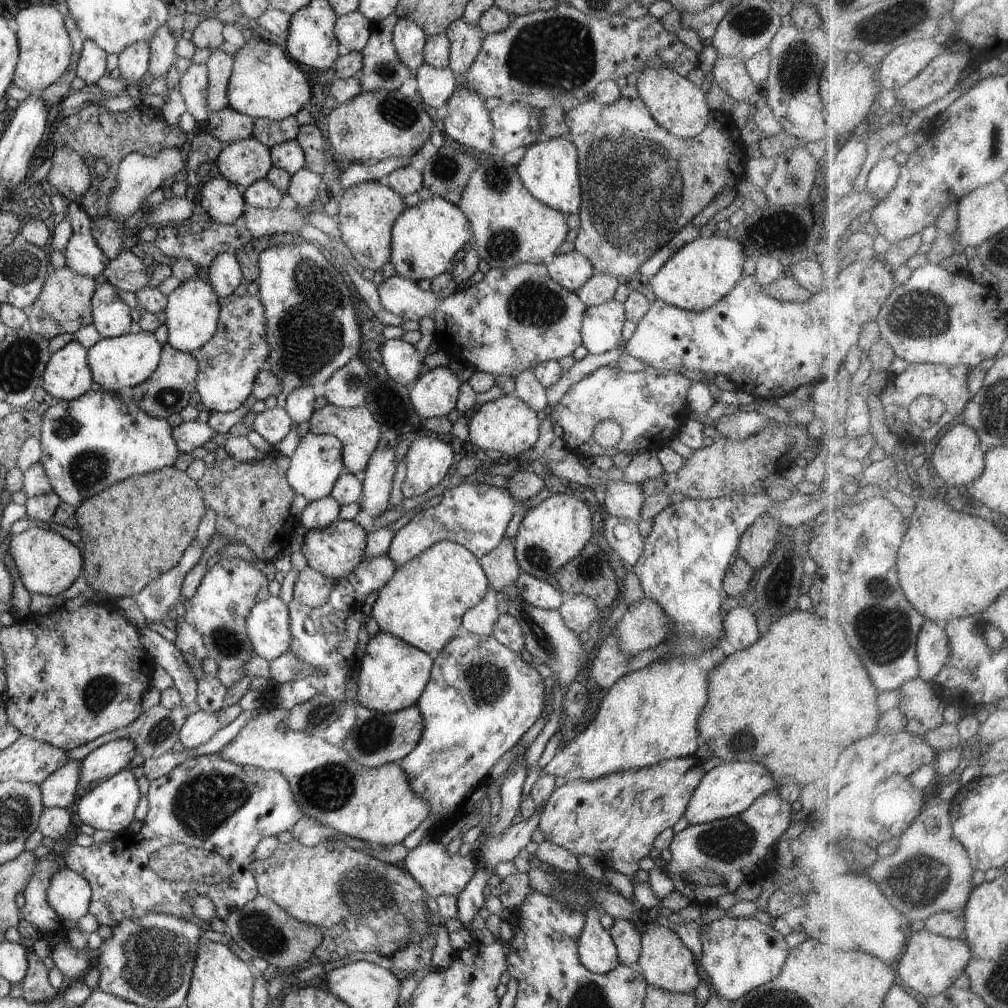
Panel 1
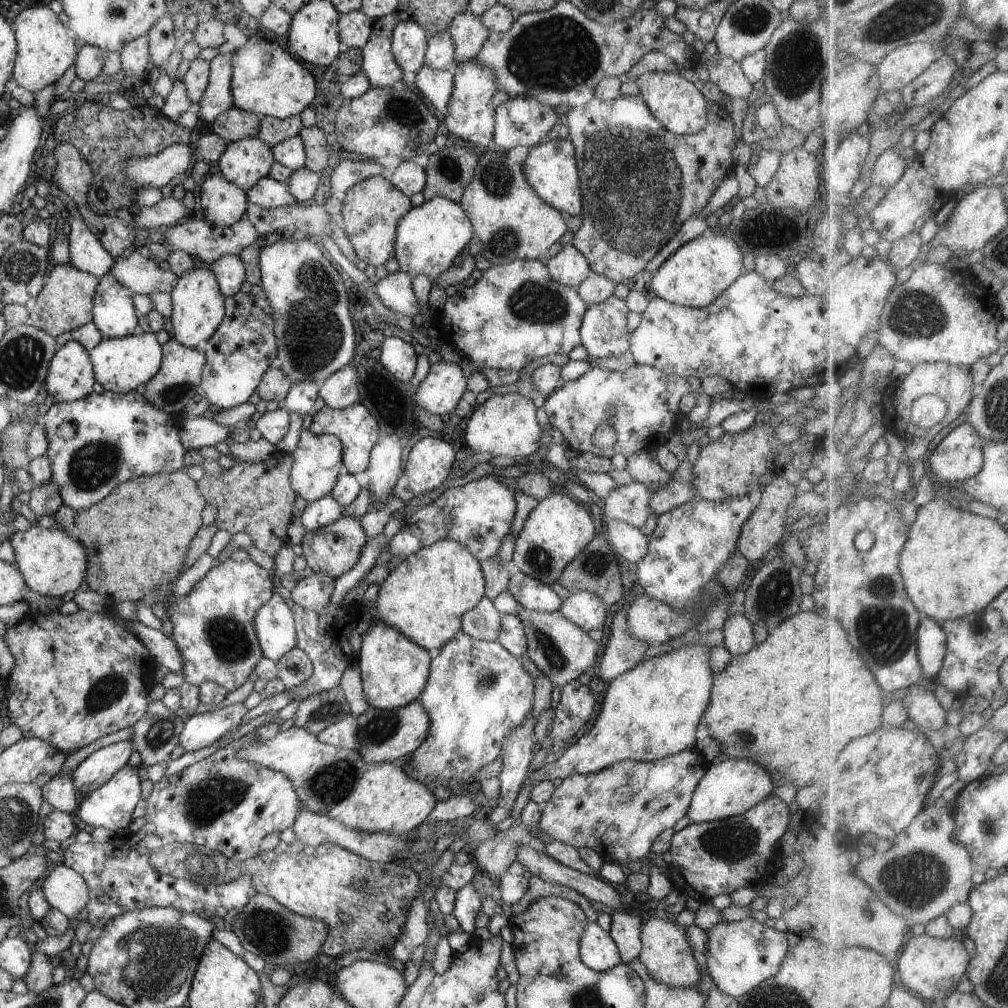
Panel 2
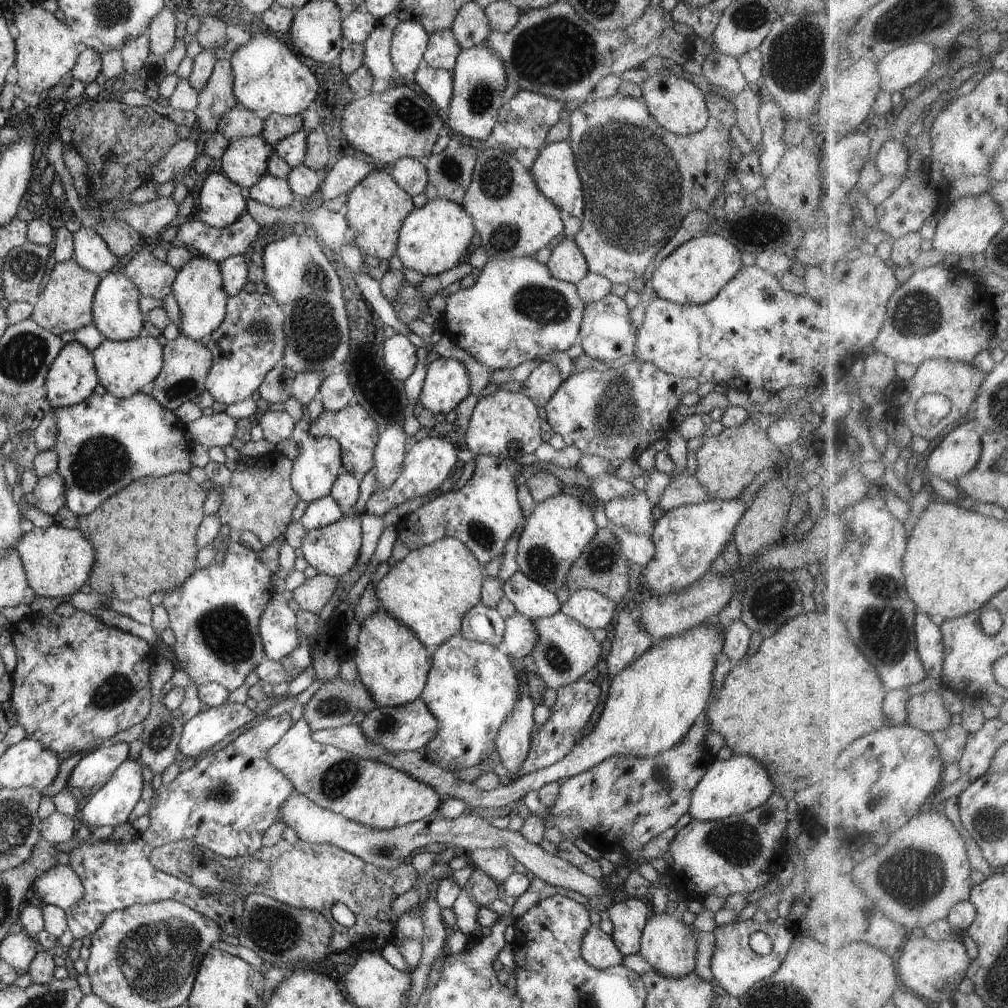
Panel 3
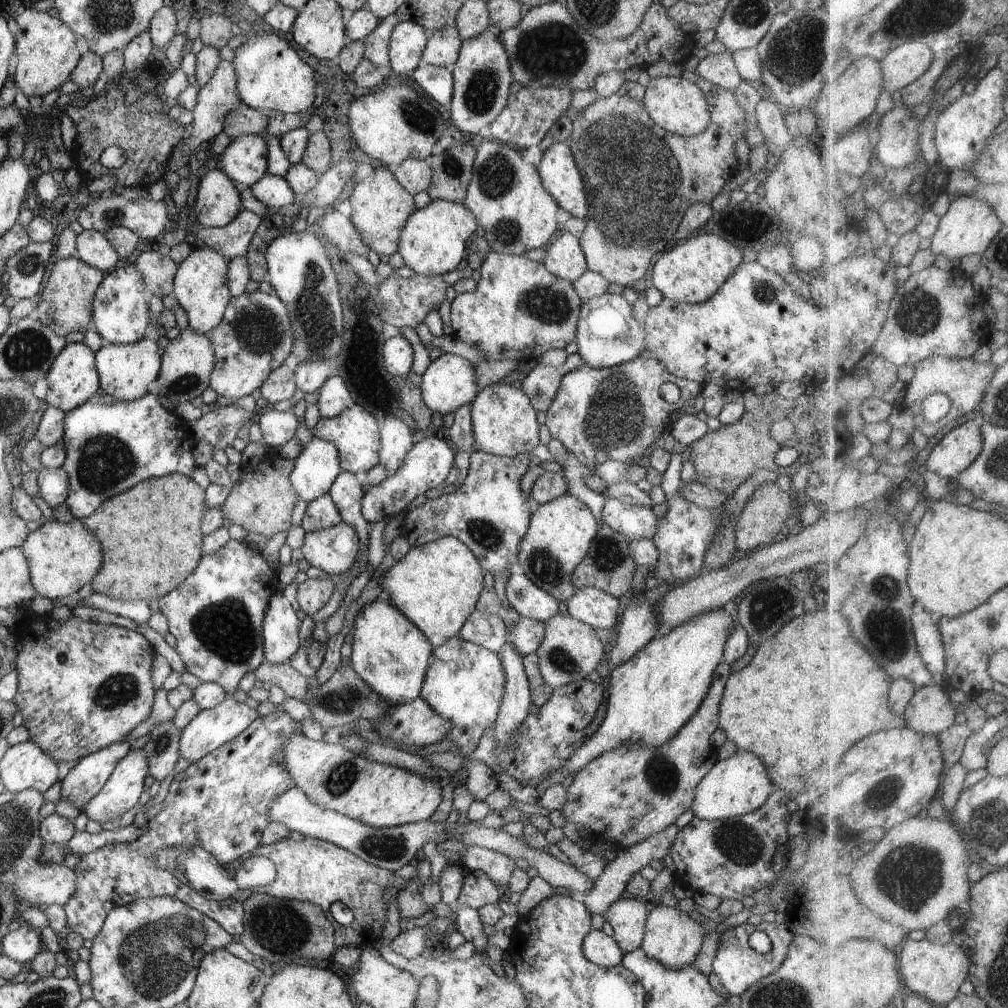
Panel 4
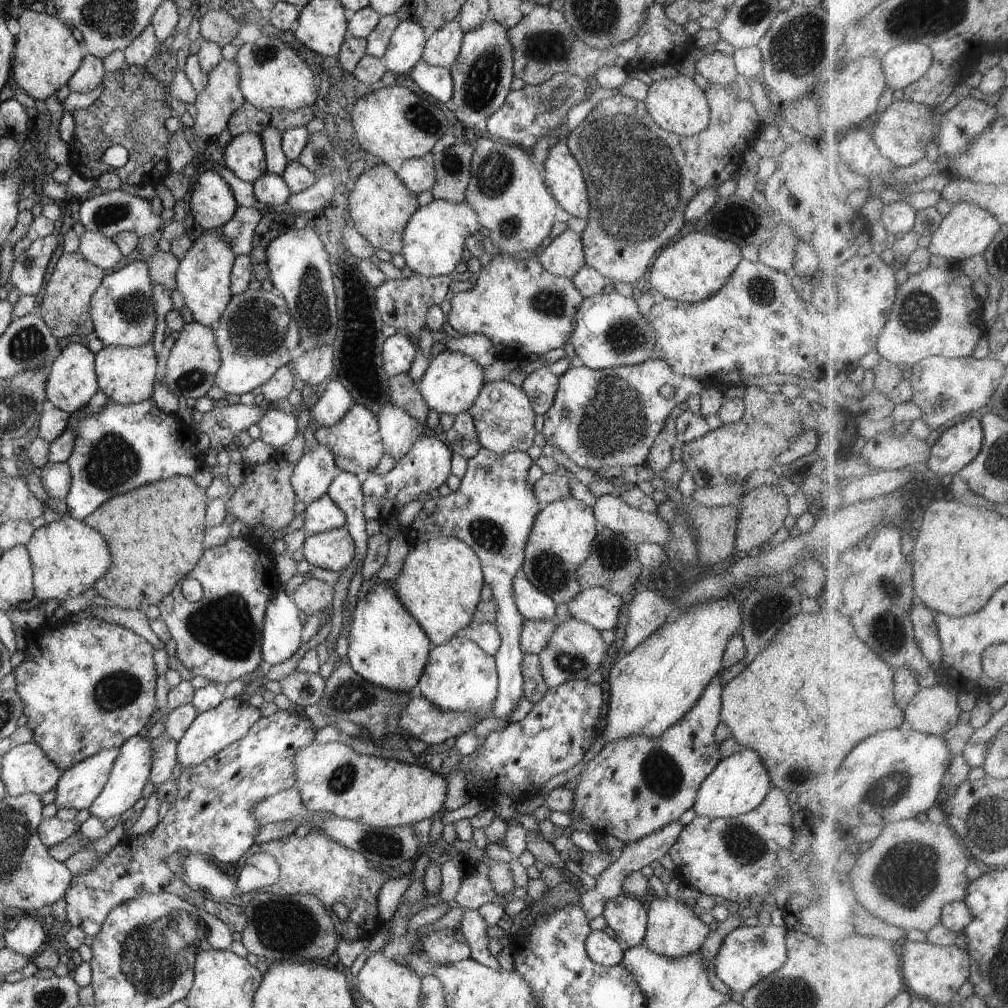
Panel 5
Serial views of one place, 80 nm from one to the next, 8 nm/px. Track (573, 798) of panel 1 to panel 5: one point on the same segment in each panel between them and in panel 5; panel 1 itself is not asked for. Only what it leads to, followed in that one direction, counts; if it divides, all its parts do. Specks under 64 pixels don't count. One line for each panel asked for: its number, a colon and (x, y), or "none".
2: (619, 812)
3: (618, 806)
4: (628, 794)
5: (635, 785)

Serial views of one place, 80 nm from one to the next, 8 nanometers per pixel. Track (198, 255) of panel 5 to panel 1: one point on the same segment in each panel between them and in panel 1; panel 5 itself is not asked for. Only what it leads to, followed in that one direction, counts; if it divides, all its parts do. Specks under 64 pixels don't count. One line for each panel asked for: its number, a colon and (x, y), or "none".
1: (192, 312)
2: (198, 309)
3: (202, 302)
4: (200, 287)

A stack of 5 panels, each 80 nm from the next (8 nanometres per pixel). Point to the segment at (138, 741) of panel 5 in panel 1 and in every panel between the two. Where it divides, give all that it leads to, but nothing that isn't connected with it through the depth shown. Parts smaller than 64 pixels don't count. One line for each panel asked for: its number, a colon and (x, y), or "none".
1: (111, 806)
2: (111, 806)
3: (111, 805)
4: (123, 789)

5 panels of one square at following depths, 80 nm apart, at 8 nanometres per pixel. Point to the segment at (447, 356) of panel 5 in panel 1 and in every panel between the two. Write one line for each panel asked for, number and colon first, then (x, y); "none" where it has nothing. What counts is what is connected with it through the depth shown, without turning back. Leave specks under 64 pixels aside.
1: (434, 394)
2: (439, 393)
3: (447, 384)
4: (449, 382)

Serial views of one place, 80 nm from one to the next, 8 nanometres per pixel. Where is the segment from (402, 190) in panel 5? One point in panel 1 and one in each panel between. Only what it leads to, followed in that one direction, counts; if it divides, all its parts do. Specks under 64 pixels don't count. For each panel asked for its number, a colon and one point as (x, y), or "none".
1: (367, 211)
2: (372, 209)
3: (377, 206)
4: (380, 206)

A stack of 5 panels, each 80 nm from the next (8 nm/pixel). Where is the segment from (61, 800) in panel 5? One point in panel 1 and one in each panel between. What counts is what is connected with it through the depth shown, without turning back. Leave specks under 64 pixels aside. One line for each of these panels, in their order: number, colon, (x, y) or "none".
1: (104, 762)
2: (93, 772)
3: (95, 769)
4: (84, 781)

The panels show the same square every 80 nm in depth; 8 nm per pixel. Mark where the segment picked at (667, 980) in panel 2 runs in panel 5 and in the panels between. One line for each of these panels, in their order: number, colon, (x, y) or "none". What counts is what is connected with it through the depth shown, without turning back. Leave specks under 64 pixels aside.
3: (669, 945)
4: (671, 936)
5: (674, 930)

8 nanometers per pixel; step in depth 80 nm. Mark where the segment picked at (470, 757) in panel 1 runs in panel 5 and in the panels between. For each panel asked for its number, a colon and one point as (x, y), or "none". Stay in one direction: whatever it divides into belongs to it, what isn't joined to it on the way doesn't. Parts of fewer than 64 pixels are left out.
2: (477, 693)
3: (472, 688)
4: (464, 682)
5: (459, 676)

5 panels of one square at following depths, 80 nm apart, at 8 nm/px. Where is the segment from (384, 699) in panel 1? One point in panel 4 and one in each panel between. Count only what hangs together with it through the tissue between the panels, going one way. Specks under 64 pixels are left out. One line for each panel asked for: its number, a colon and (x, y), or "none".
2: (394, 670)
3: (393, 665)
4: (390, 654)

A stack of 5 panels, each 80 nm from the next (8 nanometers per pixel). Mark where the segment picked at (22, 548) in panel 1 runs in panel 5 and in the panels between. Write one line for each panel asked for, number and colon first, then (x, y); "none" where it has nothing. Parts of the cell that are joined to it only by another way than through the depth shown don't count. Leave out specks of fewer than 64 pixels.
2: (52, 562)
3: (57, 561)
4: (63, 557)
5: (68, 557)

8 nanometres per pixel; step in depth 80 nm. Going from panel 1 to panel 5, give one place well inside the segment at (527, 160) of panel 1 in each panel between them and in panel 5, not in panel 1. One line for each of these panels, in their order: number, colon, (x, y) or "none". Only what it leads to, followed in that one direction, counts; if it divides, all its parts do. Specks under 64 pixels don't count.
2: (550, 168)
3: (555, 173)
4: (558, 173)
5: (564, 178)

